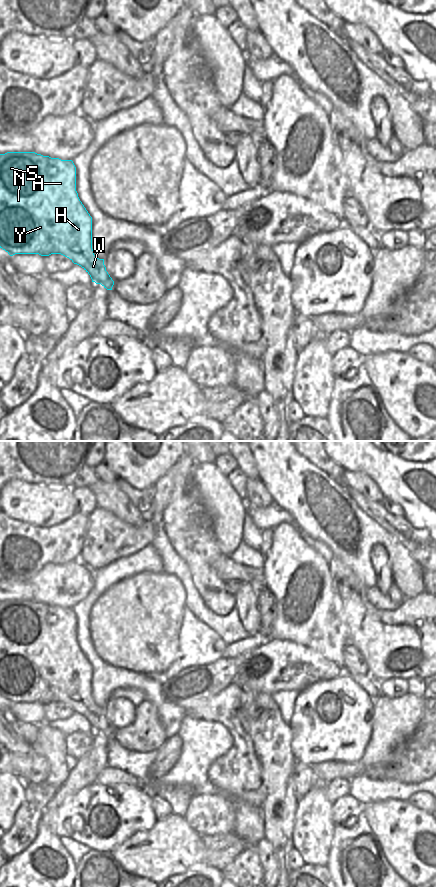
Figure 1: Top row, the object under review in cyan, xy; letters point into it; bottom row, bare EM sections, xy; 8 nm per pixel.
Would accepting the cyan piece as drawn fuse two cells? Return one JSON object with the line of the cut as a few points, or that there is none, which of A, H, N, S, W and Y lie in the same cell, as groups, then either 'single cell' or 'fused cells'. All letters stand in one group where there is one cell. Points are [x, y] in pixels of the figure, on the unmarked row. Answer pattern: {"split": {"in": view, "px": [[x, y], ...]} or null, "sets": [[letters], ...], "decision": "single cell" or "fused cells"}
{"split": null, "sets": [["A", "H", "N", "S", "W", "Y"]], "decision": "single cell"}

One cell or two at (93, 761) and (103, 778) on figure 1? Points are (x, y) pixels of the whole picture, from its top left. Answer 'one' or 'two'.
two

